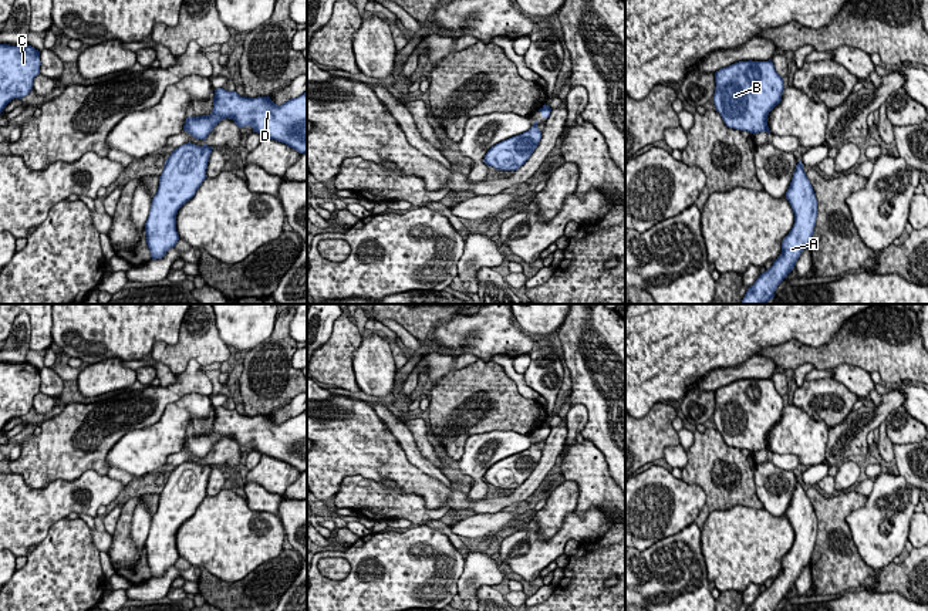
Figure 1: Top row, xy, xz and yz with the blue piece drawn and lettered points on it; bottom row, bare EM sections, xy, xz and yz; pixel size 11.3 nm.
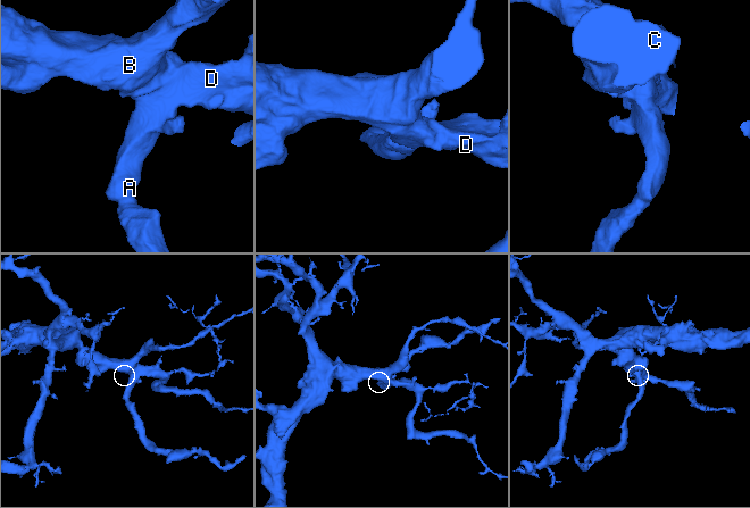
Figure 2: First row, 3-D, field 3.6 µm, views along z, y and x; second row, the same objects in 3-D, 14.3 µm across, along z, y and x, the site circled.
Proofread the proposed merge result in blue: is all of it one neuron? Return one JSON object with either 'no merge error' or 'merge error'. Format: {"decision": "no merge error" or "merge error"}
{"decision": "no merge error"}

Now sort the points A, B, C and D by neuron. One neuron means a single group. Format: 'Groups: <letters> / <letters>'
Groups: A B C D

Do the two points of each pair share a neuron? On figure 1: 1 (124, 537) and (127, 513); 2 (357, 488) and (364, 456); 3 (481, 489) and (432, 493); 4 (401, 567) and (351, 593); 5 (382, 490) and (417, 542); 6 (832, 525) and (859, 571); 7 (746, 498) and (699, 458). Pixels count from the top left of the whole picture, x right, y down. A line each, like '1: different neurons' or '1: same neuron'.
1: same neuron
2: different neurons
3: different neurons
4: same neuron
5: different neurons
6: same neuron
7: same neuron

